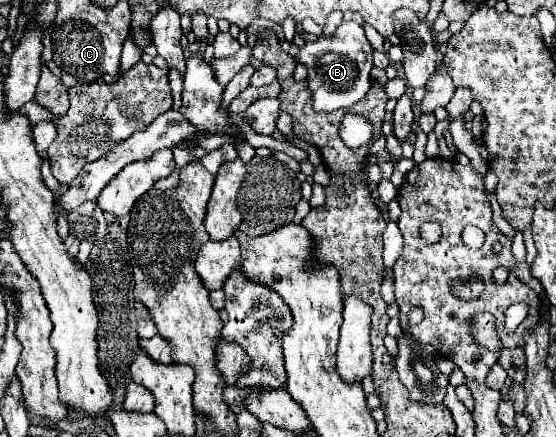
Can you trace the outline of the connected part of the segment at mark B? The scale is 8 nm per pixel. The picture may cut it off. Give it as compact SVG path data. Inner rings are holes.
M342 22L332 36L320 36L314 42L306 42L296 62L304 64L308 70L306 88L312 94L314 112L334 112L340 108L350 108L362 96L366 96L372 70L372 46L364 36L364 30L356 22Z

